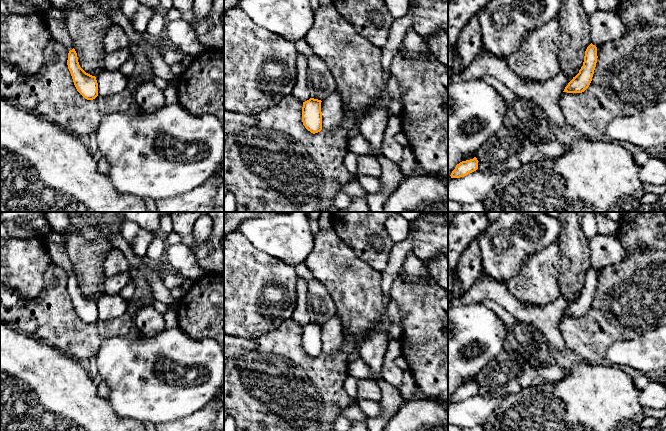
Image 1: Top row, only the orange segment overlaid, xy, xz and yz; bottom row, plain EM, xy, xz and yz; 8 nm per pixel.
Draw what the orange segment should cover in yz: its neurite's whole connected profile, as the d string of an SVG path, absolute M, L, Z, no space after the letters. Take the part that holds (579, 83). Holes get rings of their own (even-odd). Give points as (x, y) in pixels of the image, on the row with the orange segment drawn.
M591 43L585 51L583 66L579 70L579 73L568 83L563 92L584 92L592 81L597 58L597 47Z

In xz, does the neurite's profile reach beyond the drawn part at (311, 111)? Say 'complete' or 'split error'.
complete

